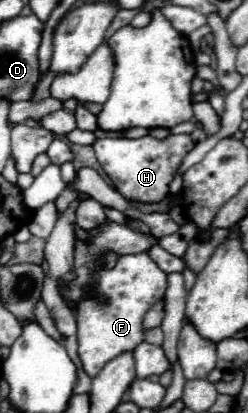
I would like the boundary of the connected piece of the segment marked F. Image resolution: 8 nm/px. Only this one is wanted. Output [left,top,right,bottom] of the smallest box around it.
[78,252,166,378]

